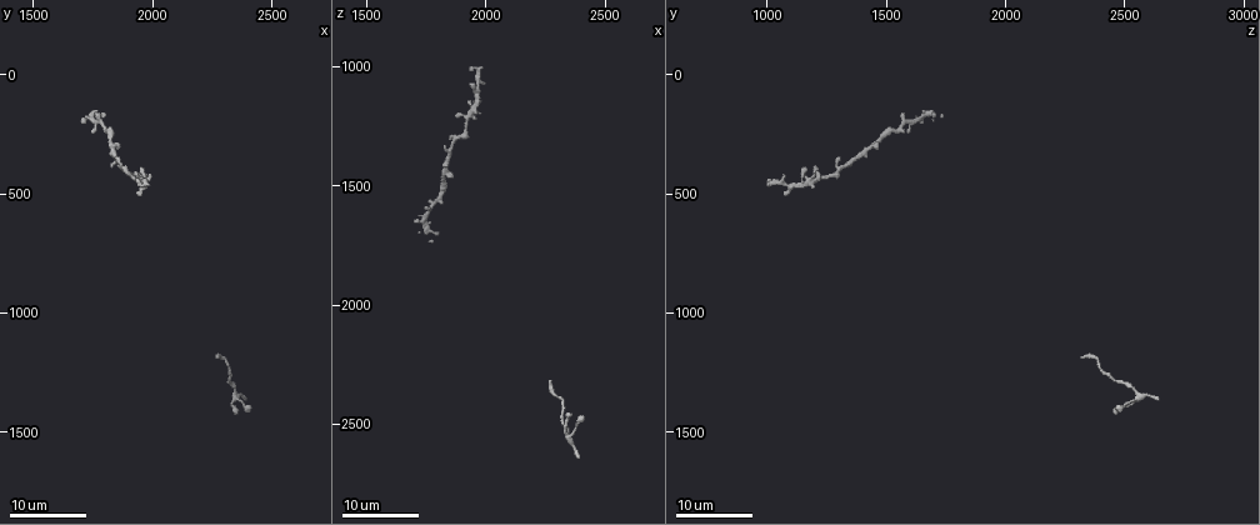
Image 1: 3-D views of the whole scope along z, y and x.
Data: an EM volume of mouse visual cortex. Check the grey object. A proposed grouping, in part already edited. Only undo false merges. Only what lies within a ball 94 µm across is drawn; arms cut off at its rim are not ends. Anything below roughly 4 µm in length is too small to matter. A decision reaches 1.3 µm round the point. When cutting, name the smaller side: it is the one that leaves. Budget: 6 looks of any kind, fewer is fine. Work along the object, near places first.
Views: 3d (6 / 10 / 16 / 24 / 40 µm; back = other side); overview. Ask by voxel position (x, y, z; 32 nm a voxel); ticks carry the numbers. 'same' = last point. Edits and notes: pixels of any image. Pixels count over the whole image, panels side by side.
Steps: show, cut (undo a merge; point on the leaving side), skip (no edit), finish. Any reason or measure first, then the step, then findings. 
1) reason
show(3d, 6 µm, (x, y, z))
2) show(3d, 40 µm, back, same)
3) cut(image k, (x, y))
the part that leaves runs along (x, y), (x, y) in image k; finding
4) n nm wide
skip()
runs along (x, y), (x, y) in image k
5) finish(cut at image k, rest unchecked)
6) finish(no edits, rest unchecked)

narrows sharply
show(3d, 24 µm, (1970, 450, 1070))

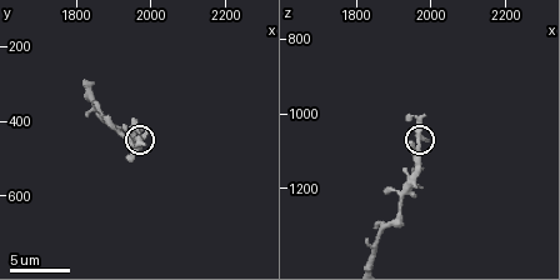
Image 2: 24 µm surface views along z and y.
show(3d, 10 µm, same)

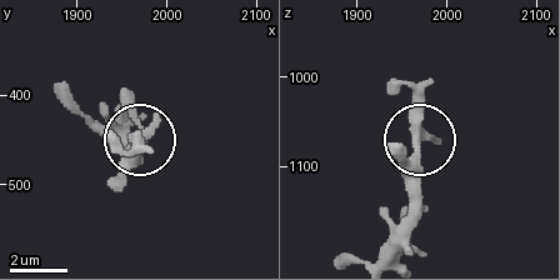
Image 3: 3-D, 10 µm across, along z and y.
4 arms
skip()
continuous, no second neuron

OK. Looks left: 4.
show(3d, 16 µm, (1930, 430, 1220))

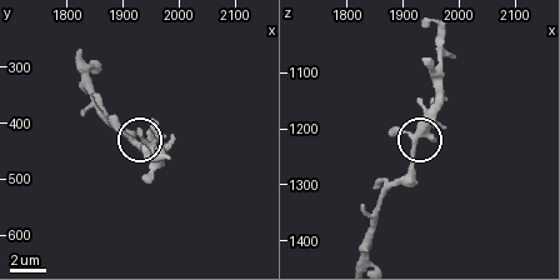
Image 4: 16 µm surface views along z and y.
show(3d, 6 µm, (1925, 435, 1215))

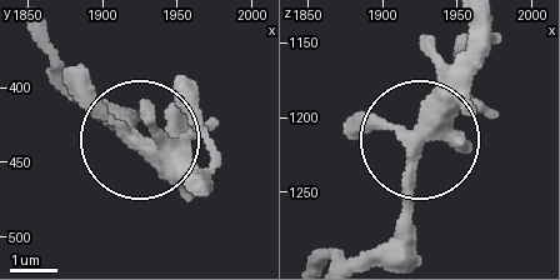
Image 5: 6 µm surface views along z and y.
330 nm wide
skip()
runs along (376, 254), (396, 230), (428, 111), (491, 44) in image 5; all the same neuron

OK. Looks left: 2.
thick turns thin
show(3d, 24 µm, (2310, 1280, 2490))

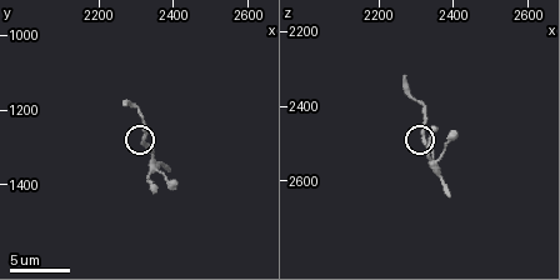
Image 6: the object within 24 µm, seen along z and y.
closer look
show(3d, 10 µm, same)

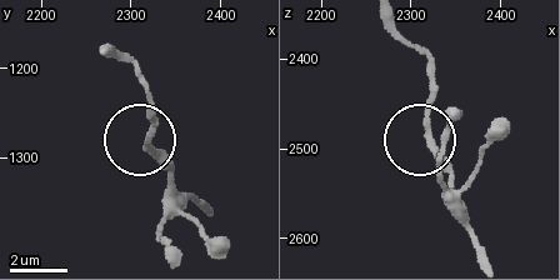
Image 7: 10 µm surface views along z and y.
skip()
all the same neuron

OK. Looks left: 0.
finish(no edits, rest unchecked)

